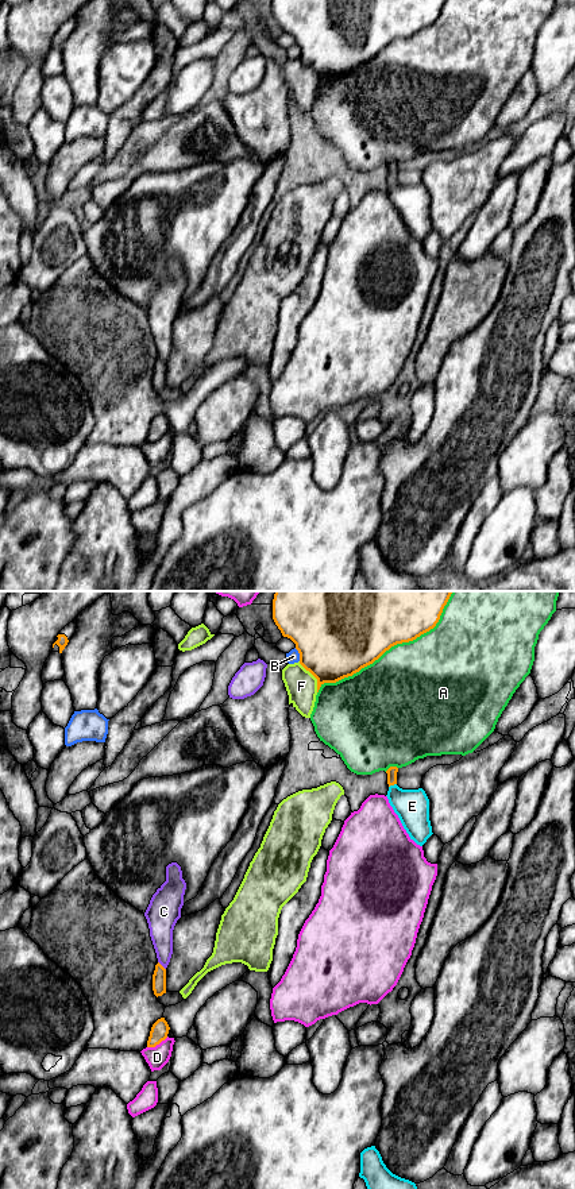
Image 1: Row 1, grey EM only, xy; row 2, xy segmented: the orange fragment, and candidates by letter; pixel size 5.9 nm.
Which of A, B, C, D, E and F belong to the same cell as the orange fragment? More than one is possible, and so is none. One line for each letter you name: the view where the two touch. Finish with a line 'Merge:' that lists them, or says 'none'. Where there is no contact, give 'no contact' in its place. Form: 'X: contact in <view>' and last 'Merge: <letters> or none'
E: contact in xy
Merge: E

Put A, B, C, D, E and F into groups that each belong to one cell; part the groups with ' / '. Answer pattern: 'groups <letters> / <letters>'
groups A / B / C / D / E / F

